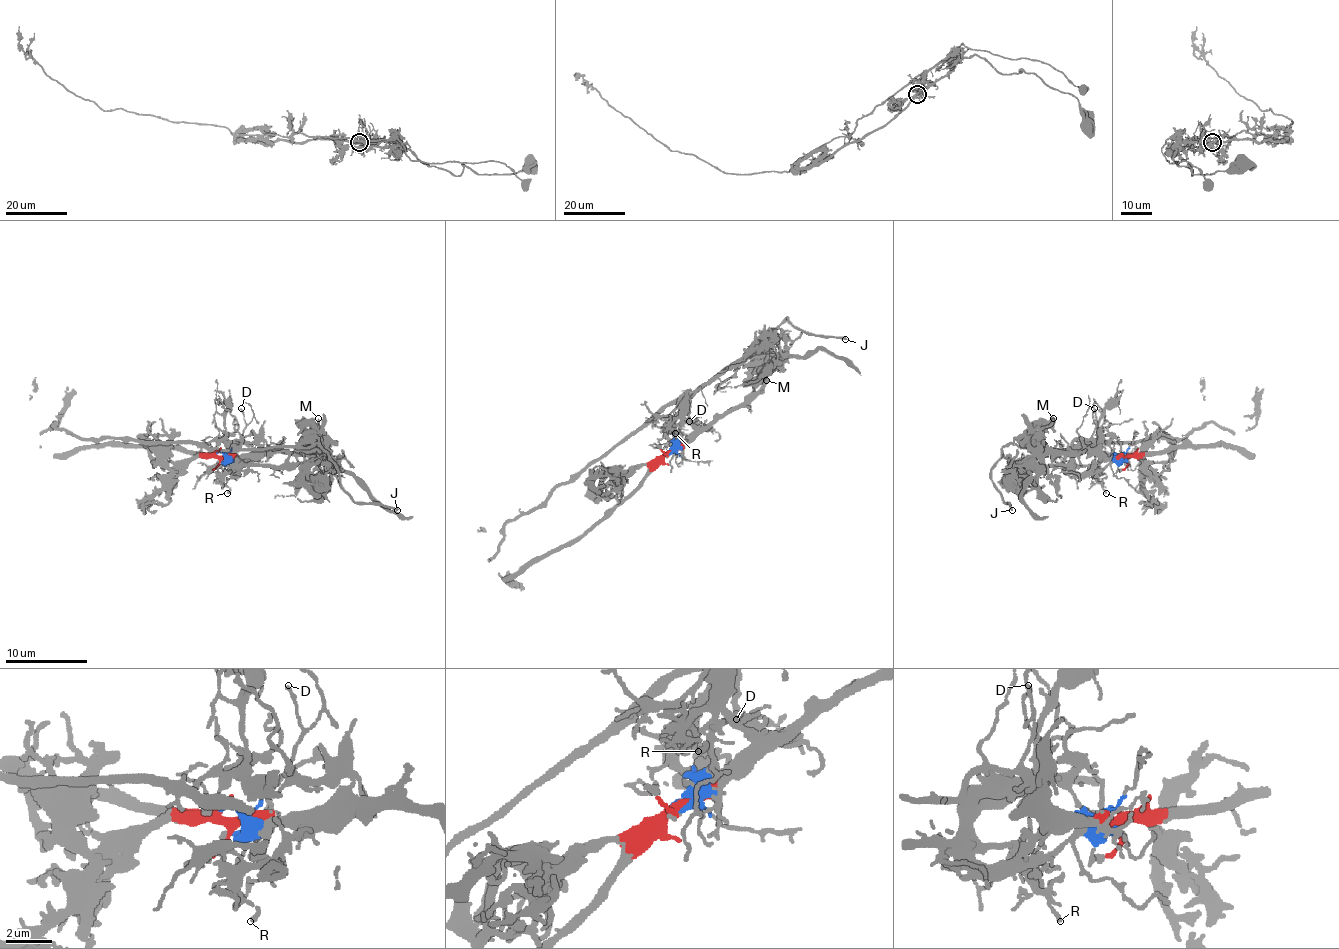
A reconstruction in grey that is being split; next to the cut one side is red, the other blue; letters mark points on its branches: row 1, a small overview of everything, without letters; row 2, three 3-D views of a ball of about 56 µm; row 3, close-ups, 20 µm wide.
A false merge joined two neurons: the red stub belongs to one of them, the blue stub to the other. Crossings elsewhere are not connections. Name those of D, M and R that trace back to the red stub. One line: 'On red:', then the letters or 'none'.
On red: M

